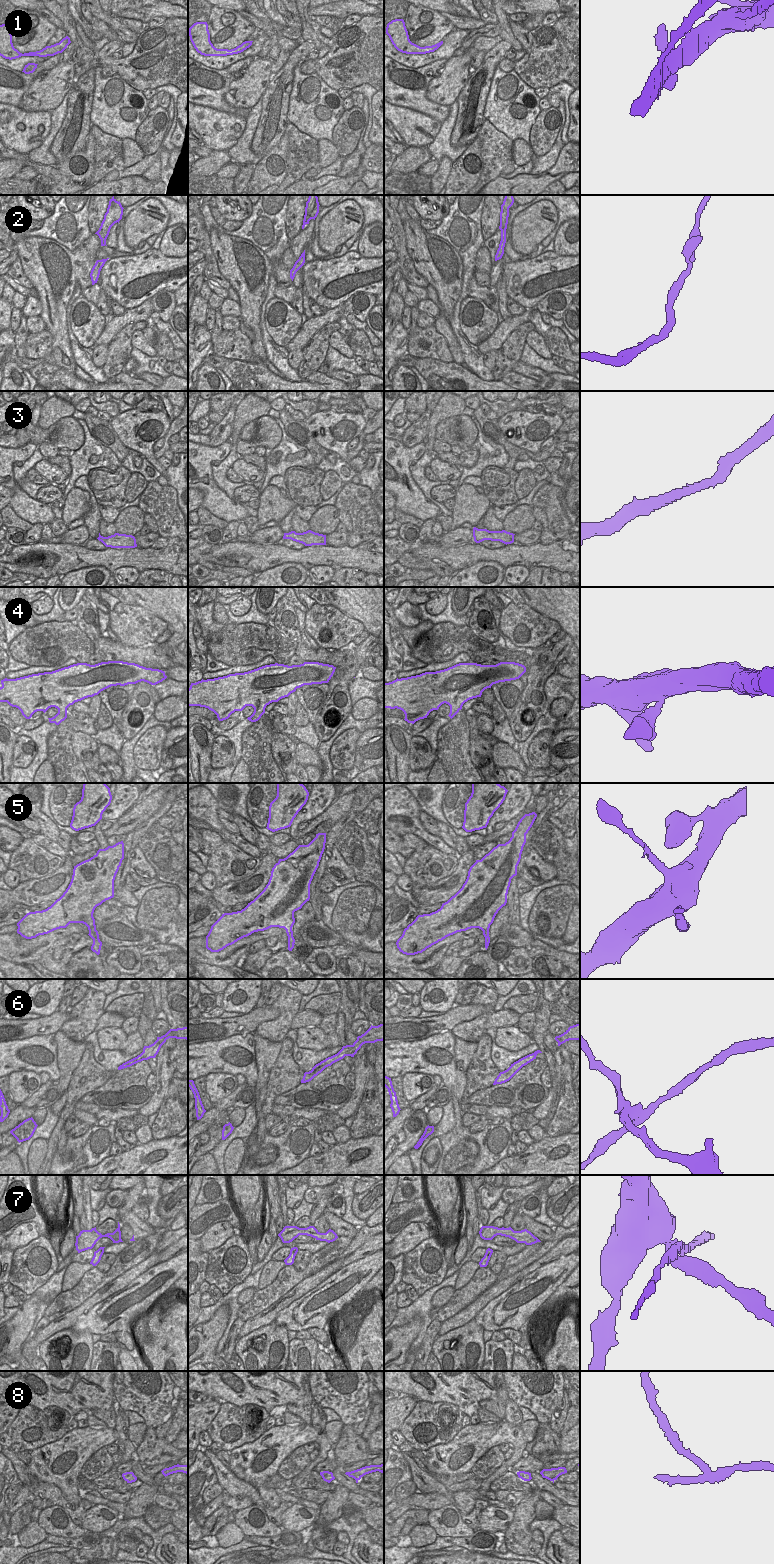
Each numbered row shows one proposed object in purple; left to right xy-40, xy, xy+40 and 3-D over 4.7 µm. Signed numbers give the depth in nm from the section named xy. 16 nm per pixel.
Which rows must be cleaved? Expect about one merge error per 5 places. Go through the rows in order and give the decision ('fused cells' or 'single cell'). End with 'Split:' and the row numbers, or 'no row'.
1: single cell
2: single cell
3: single cell
4: single cell
5: single cell
6: fused cells
7: fused cells
8: fused cells
Split: 6, 7, 8

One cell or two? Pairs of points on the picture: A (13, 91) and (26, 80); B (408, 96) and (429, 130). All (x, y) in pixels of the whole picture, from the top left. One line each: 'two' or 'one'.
A: one
B: two

